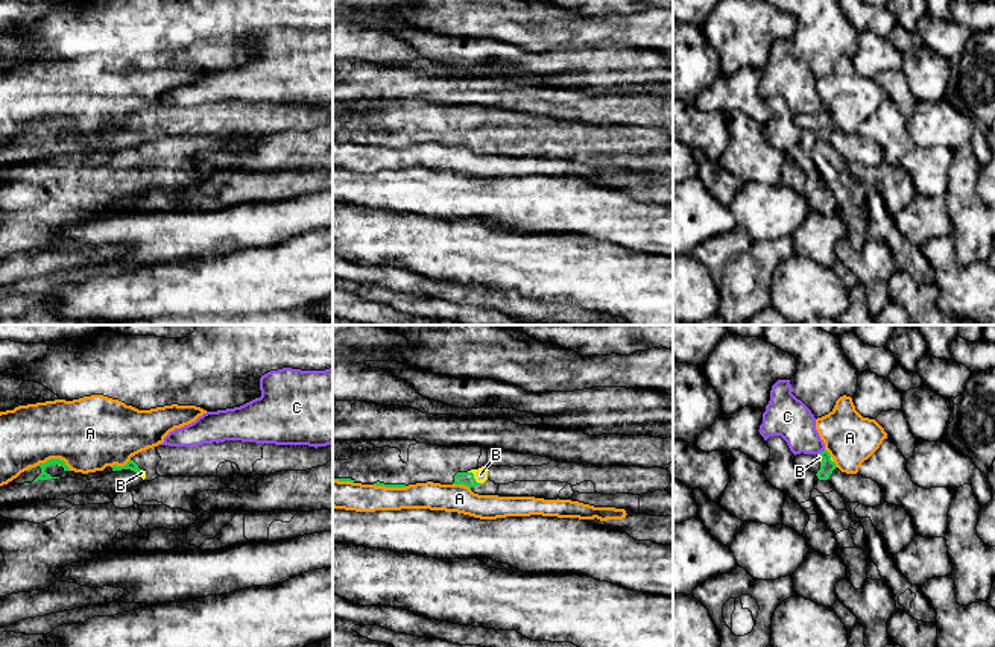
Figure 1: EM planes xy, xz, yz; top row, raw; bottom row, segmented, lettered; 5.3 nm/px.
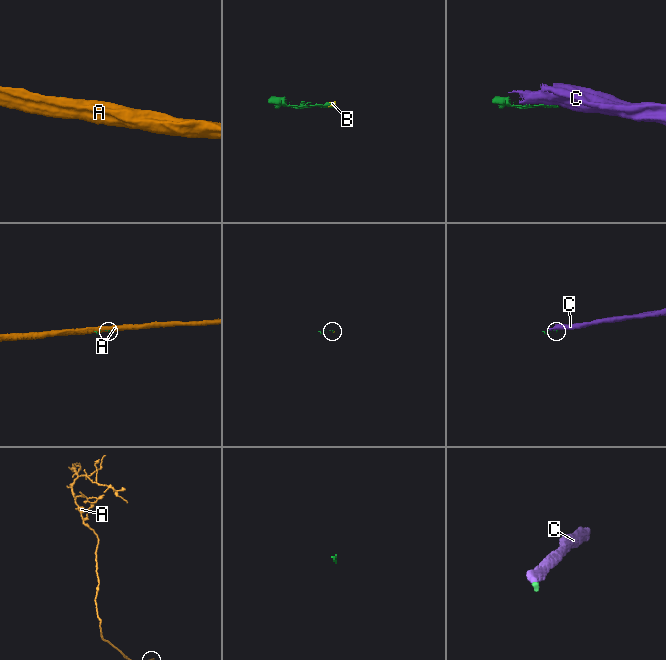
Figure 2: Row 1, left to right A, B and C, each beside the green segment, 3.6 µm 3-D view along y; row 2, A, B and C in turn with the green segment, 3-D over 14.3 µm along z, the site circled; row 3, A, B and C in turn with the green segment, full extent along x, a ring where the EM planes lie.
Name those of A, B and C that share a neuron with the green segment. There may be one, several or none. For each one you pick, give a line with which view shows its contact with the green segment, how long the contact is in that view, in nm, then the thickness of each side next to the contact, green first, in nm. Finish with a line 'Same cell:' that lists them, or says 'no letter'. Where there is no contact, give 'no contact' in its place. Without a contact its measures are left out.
B: meets green in xz; contact 90 nm long; 70 nm thick on the green side, 70 nm on the other
Same cell: B

